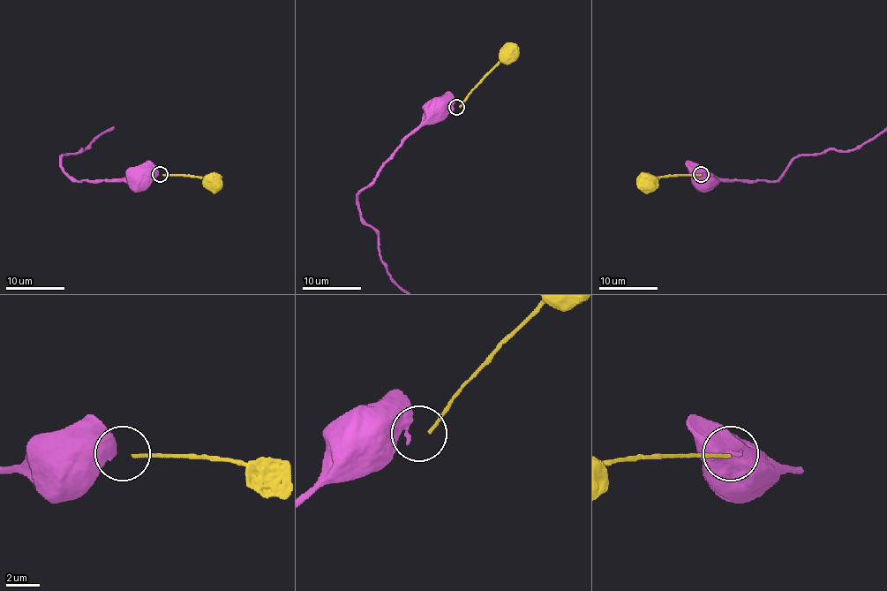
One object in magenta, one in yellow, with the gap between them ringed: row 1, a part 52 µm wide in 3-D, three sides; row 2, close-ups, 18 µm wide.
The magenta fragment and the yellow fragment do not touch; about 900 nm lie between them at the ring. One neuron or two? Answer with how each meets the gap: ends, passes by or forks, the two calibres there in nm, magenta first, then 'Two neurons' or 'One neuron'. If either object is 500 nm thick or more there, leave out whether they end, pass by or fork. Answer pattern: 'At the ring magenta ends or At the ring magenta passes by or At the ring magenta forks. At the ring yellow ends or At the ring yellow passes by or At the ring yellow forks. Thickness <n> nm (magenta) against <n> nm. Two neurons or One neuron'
At the ring magenta ends. At the ring yellow ends. Thickness 320 nm (magenta) against 190 nm. Two neurons

